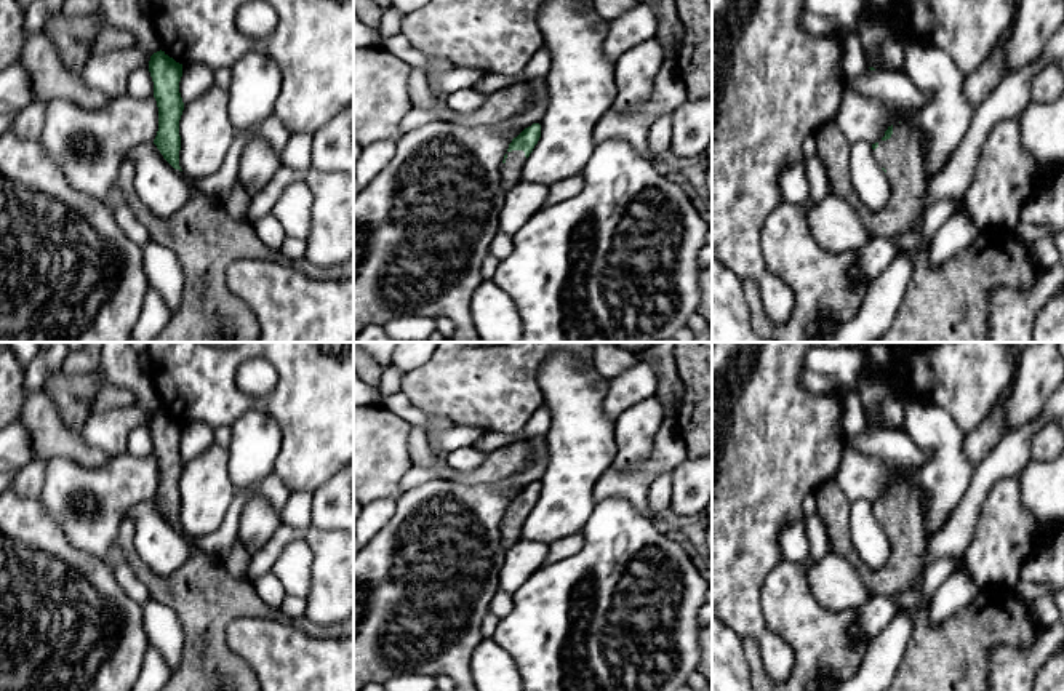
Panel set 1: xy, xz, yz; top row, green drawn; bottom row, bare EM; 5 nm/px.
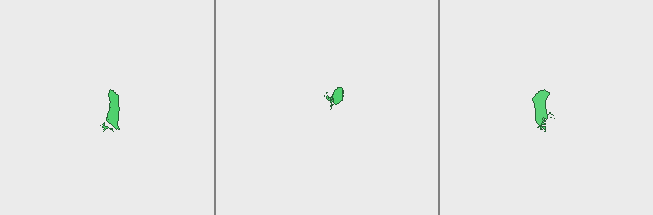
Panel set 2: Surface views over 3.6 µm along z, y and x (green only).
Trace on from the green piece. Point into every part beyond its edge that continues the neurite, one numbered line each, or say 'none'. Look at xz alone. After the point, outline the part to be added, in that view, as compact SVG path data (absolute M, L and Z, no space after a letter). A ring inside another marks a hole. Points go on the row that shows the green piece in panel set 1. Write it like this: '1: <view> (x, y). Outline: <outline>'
1: xz (511, 171). Outline: M523 150L507 152L506 162L501 165L501 186L507 192L522 182L522 170L526 163Z

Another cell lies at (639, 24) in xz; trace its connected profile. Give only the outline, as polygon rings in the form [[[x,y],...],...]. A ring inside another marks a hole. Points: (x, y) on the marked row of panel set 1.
[[[640,2],[618,19],[610,21],[603,53],[613,64],[616,64],[616,61],[630,48],[654,38],[656,32],[658,18],[653,8]]]

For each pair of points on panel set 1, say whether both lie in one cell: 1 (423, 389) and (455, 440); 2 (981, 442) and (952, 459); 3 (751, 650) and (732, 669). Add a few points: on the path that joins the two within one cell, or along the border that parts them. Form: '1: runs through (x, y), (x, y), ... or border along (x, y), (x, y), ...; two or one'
1: border along (453, 424), (474, 424), (488, 431); two
2: border along (964, 434), (964, 456), (973, 467); two
3: border along (740, 637), (751, 674); two

